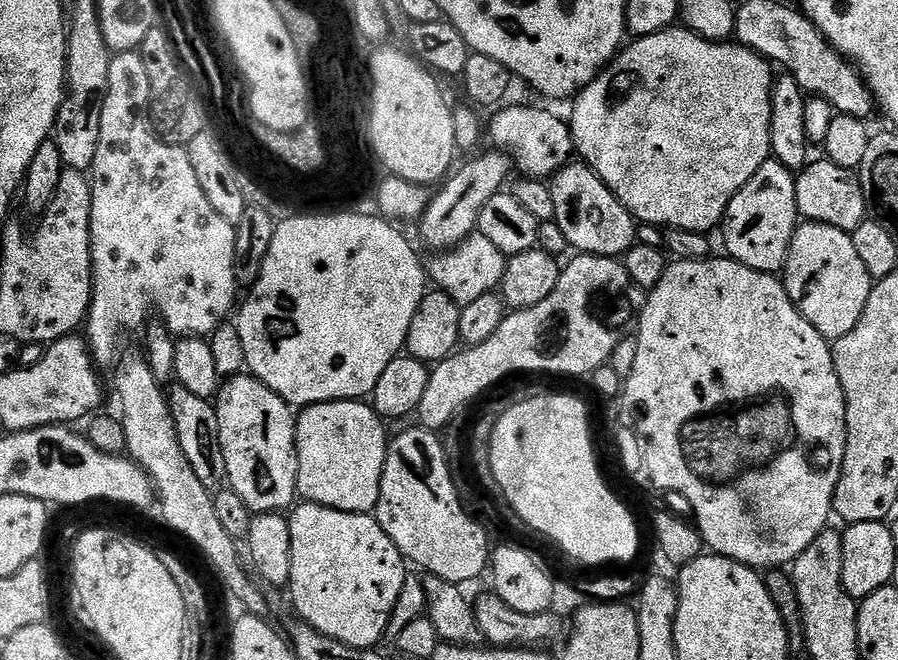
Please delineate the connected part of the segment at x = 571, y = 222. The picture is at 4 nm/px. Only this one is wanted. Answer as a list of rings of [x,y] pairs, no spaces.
[[[569,162],[556,175],[551,177],[550,187],[554,198],[554,214],[556,223],[565,234],[569,249],[585,256],[623,257],[633,244],[637,243],[636,217],[618,202],[618,198],[594,174],[594,170],[583,162]]]

